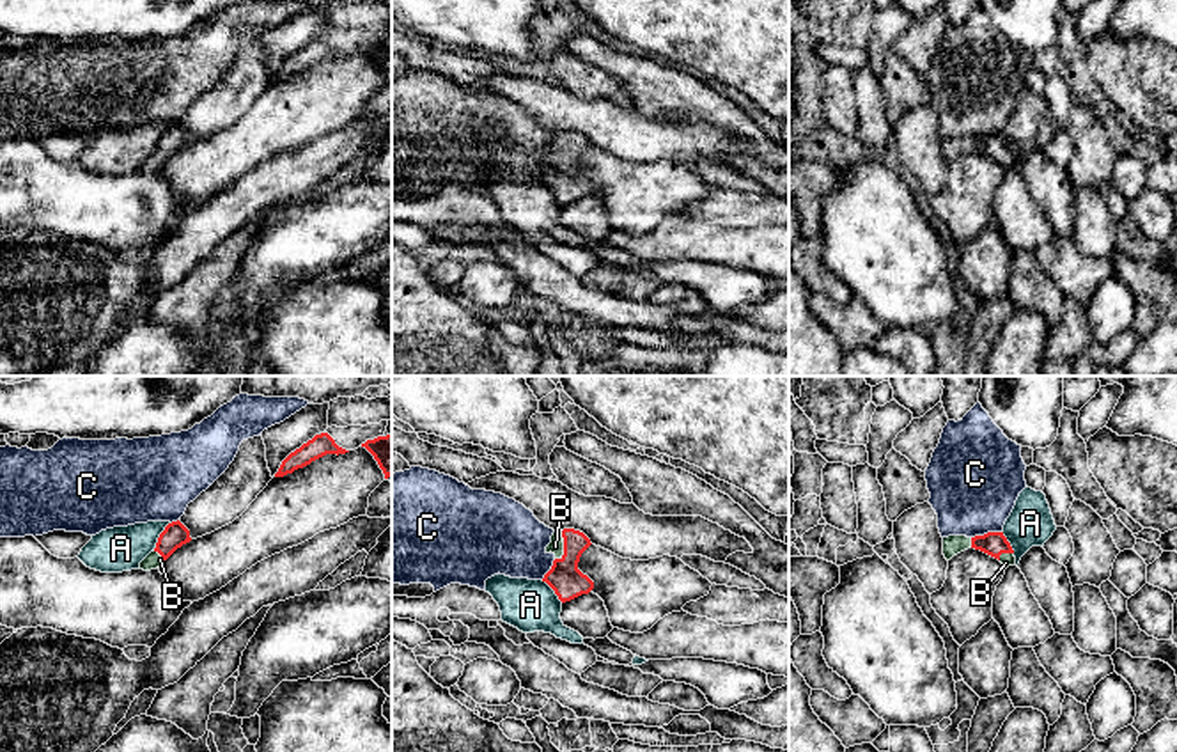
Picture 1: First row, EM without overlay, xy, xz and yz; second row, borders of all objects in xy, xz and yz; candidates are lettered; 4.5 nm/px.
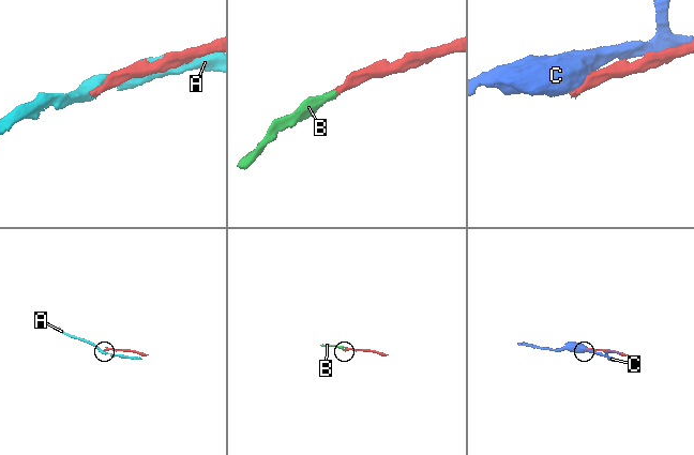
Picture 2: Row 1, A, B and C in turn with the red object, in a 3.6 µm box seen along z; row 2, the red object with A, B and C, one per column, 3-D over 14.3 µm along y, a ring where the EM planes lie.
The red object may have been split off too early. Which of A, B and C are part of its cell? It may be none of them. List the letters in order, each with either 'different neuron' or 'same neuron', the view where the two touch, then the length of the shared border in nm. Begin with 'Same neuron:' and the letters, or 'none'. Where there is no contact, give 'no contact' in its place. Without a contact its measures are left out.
Same neuron: B
A: different neuron | xy | 150 nm
B: same neuron | xz | 140 nm
C: different neuron | yz | 140 nm

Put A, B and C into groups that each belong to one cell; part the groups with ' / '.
A / B / C

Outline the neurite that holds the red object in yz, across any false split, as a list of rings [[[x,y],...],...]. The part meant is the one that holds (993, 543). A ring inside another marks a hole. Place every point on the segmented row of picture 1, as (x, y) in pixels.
[[[987,532],[984,536],[975,537],[966,536],[943,537],[943,555],[947,560],[968,550],[970,546],[998,559],[1005,568],[1016,564],[1014,550],[1007,537],[1003,536],[1003,532]]]

